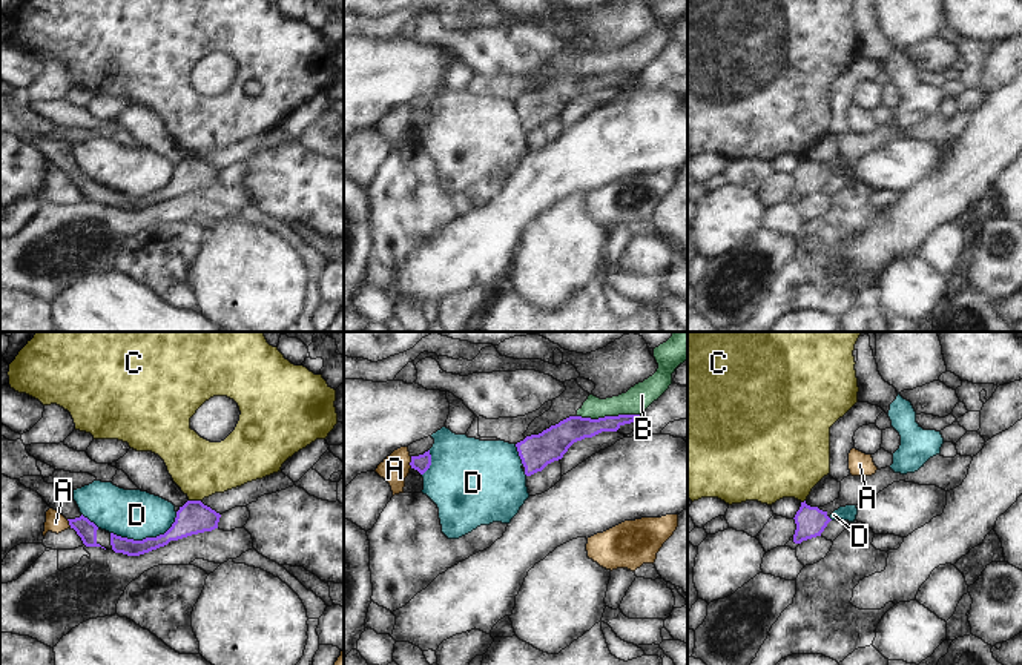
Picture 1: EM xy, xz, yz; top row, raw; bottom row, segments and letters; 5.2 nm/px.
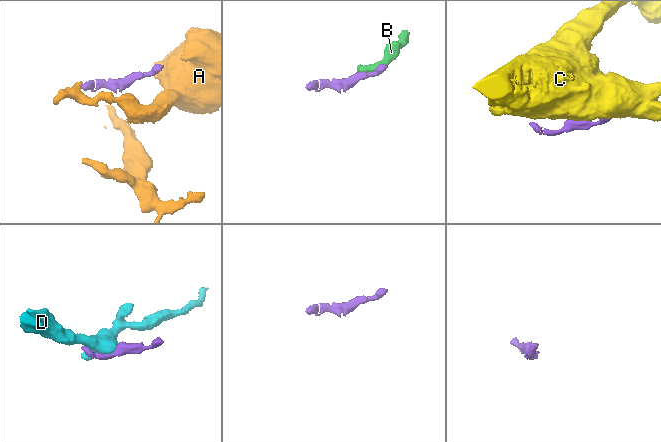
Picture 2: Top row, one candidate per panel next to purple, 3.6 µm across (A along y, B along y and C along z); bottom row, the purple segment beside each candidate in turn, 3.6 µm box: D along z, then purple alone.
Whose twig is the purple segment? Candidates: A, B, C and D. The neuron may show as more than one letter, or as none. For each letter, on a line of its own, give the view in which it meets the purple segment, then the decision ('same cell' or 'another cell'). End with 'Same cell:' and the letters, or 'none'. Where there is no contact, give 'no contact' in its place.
A: xz | another cell
B: xz | another cell
C: xy | another cell
D: xy | another cell
Same cell: none

